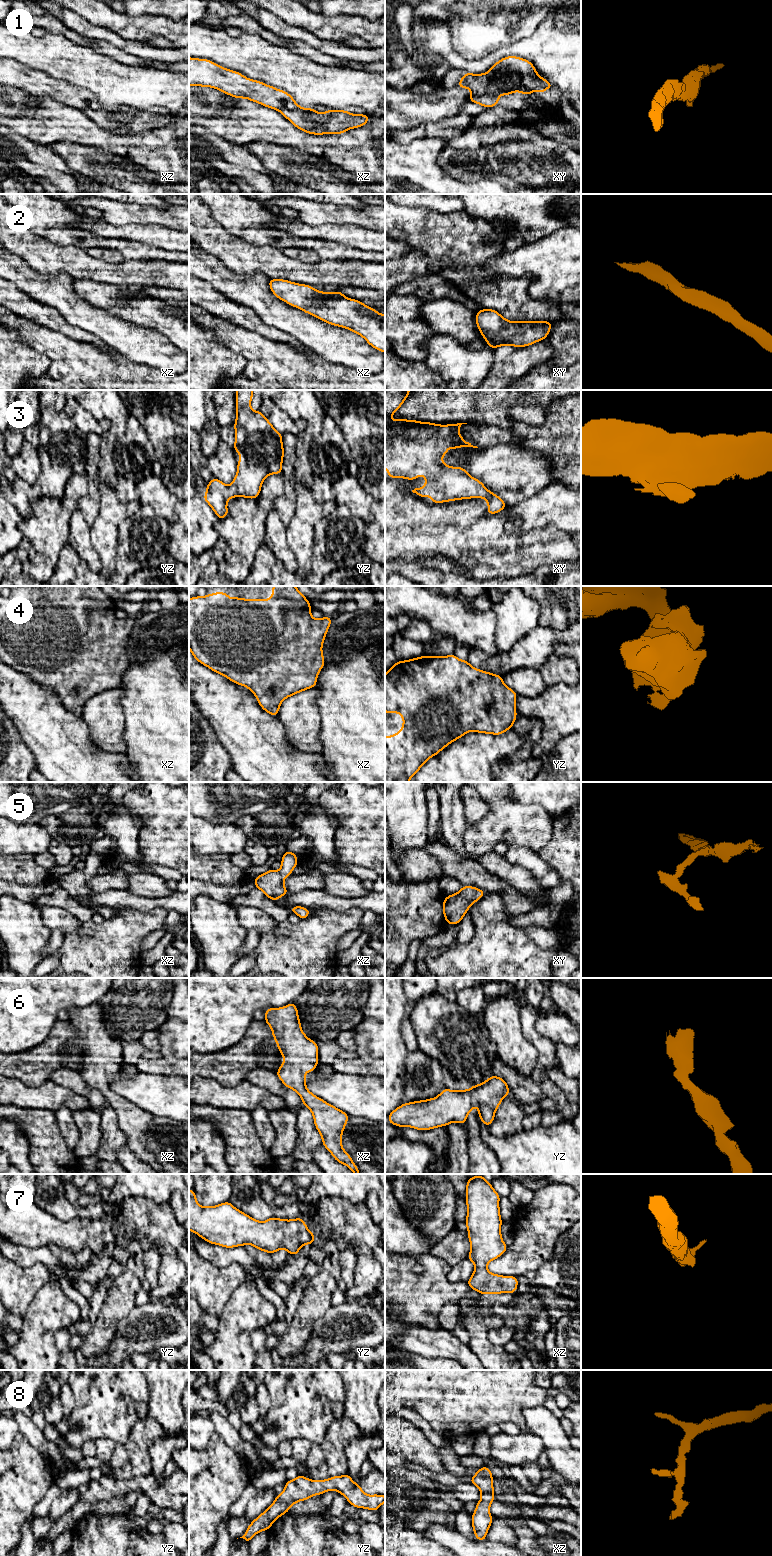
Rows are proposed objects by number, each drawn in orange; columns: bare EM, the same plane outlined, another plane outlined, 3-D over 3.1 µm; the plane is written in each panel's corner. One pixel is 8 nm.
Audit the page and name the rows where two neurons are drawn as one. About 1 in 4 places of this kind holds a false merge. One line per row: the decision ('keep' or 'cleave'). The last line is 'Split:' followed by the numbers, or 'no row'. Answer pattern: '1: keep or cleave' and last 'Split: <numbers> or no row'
1: keep
2: keep
3: keep
4: keep
5: keep
6: keep
7: keep
8: keep
Split: no row

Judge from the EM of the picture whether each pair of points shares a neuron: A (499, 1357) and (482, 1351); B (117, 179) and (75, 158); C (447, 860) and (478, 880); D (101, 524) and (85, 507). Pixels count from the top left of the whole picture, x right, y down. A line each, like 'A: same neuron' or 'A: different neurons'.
A: same neuron
B: same neuron
C: same neuron
D: different neurons

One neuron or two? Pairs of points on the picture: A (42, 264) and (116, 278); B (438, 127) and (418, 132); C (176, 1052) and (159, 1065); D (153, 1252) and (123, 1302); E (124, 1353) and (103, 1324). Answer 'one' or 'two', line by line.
A: one
B: one
C: two
D: two
E: two

